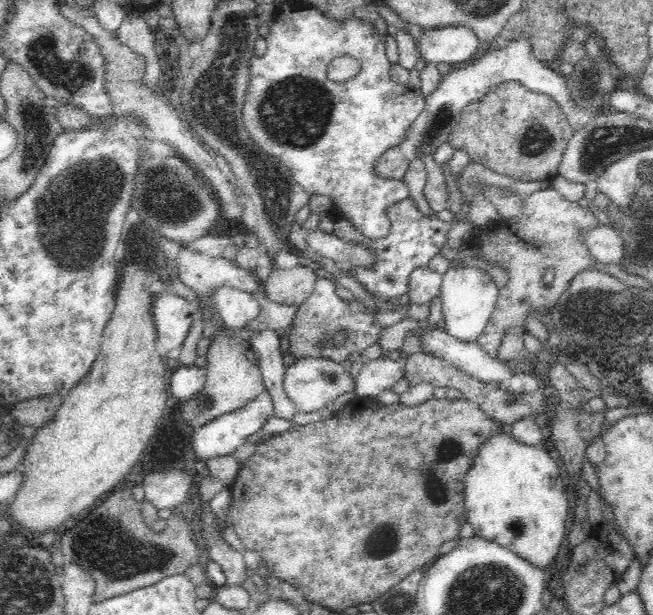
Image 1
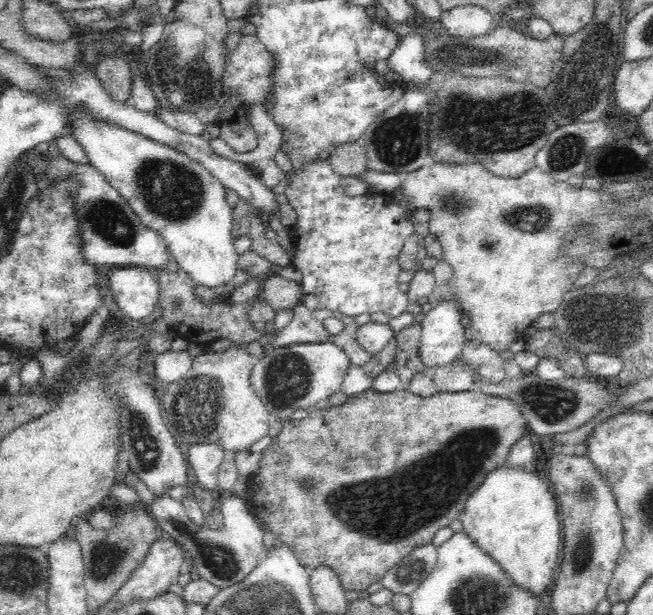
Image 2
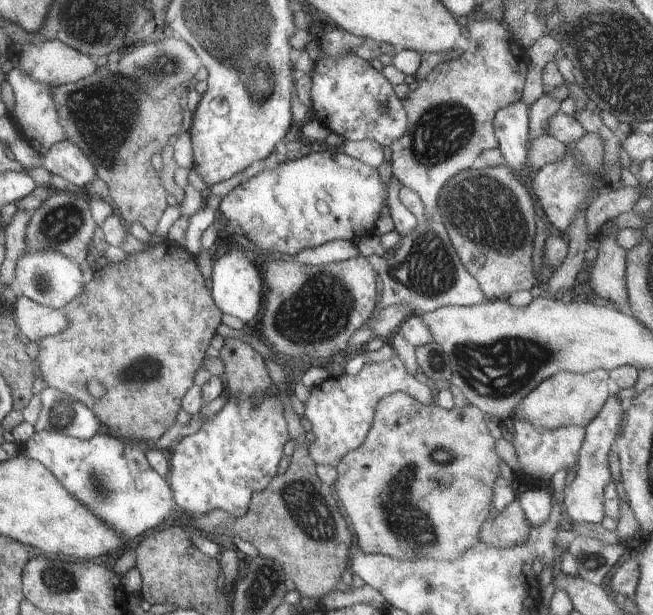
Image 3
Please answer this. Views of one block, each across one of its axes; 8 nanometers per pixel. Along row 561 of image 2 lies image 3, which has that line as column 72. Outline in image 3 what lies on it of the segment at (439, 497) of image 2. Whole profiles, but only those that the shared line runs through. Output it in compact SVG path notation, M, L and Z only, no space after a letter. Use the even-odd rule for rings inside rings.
M164 241L162 244L153 244L150 242L149 246L146 245L145 250L136 252L136 254L129 254L126 256L124 262L112 263L109 262L100 270L85 273L85 290L82 296L77 296L72 302L64 308L69 316L70 324L66 328L66 332L60 332L54 336L46 336L39 342L40 350L38 350L38 364L42 368L42 380L46 382L48 387L54 387L60 392L64 392L68 398L78 400L82 404L86 404L90 410L94 410L102 422L103 430L107 431L112 436L120 437L122 440L129 440L135 442L153 443L161 438L170 427L176 422L176 414L180 414L180 404L184 402L182 396L188 394L189 390L194 386L194 376L198 372L198 368L204 363L204 350L210 346L212 336L216 334L216 328L220 326L220 316L222 312L218 310L217 303L212 300L210 290L206 286L206 278L200 274L199 266L196 260L188 254L185 247L182 247L176 242ZM90 382L98 382L104 388L104 396L102 398L95 398L88 391L88 384Z

